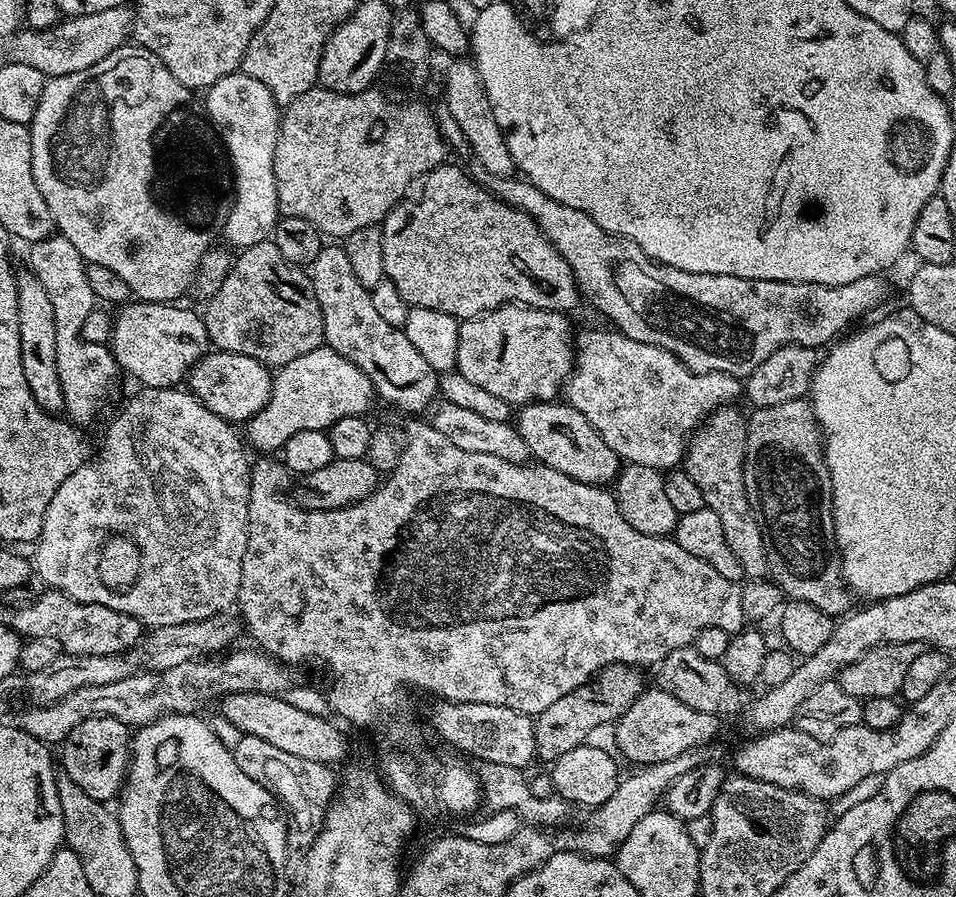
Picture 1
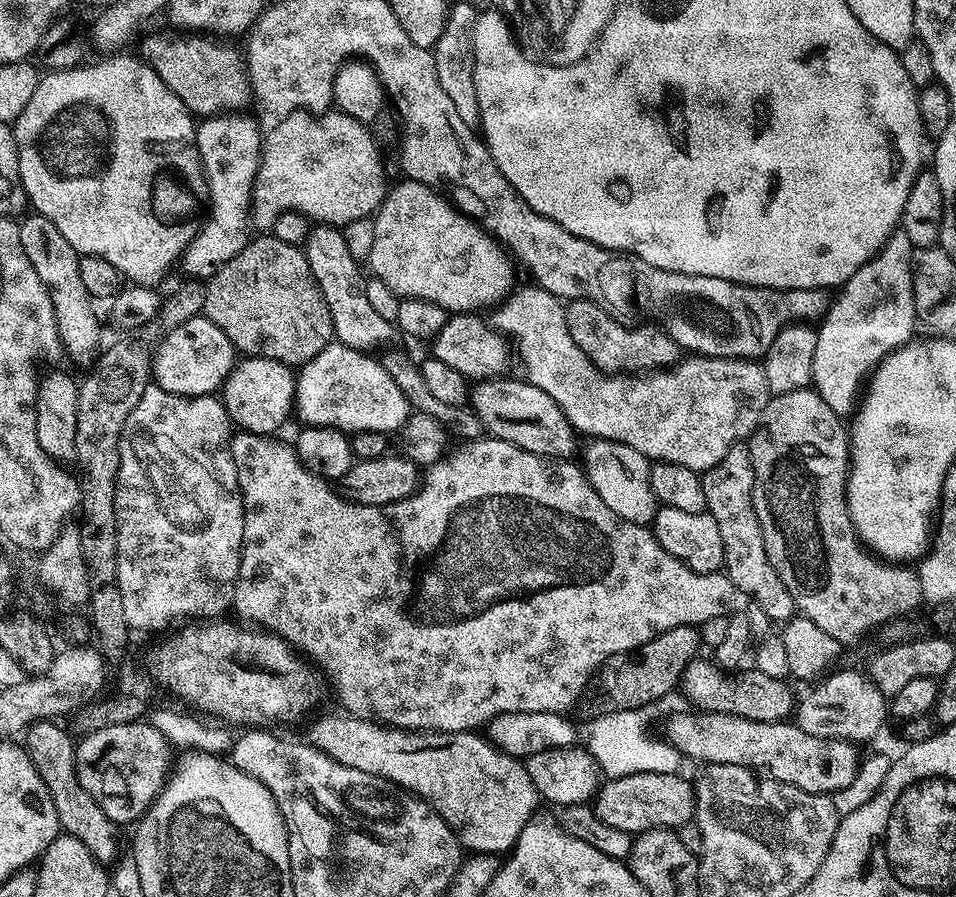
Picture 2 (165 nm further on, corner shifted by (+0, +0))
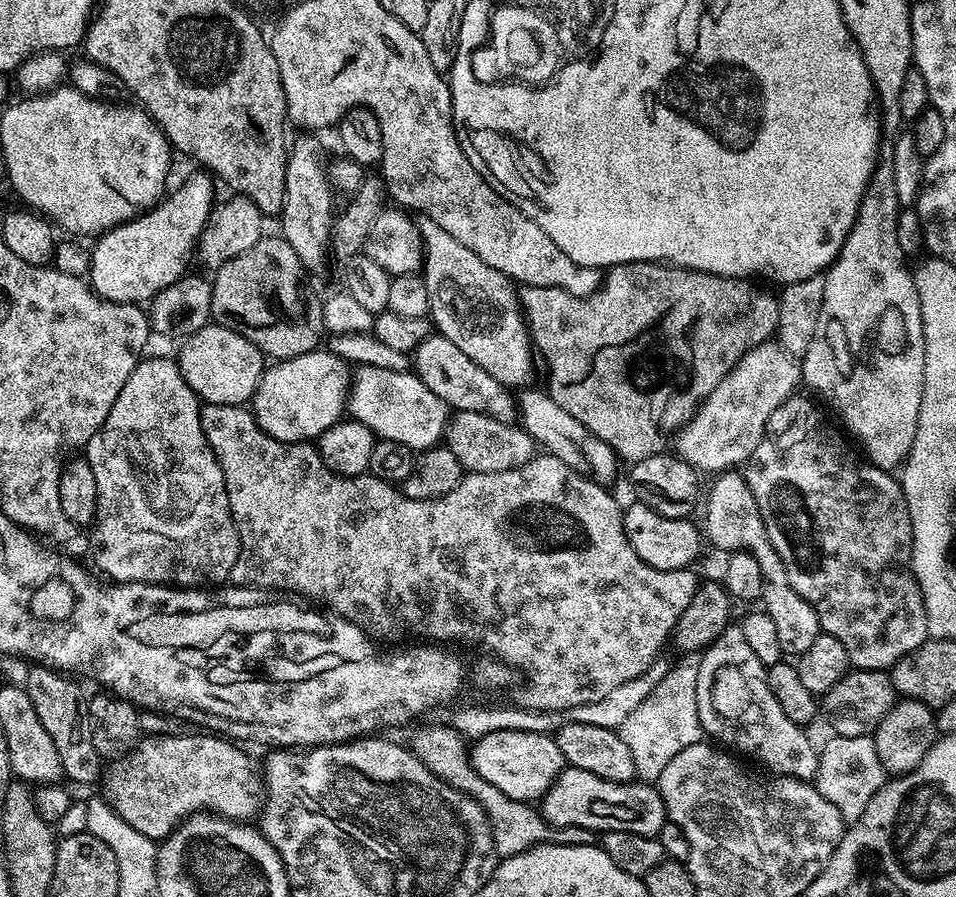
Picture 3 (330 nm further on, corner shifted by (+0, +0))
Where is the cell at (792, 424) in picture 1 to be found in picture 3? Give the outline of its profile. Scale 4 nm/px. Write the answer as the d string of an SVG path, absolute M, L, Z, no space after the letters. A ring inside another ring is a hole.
M800 395L789 396L786 402L782 402L782 406L778 406L778 410L774 410L774 414L770 414L754 454L743 465L742 475L750 486L750 494L754 494L754 502L758 502L758 514L762 514L766 534L774 550L778 550L778 558L782 558L782 566L786 566L790 586L794 586L794 590L798 590L798 594L802 594L802 598L806 598L806 602L814 606L814 614L818 614L821 633L838 638L838 642L846 646L848 662L853 669L866 672L890 670L906 654L918 650L918 646L922 646L925 640L929 639L928 619L922 590L912 573L912 523L910 522L910 510L906 506L904 489L901 488L899 479L891 471L869 464L851 443L848 445L824 421L823 414L806 397Z

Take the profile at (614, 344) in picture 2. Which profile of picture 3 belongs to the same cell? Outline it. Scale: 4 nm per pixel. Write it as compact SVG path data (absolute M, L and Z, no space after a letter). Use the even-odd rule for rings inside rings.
M635 260L612 265L607 269L599 290L589 296L575 296L557 288L524 286L519 289L518 299L535 351L548 367L548 385L546 385L548 395L554 398L554 402L558 402L558 406L562 406L562 410L566 410L566 414L578 418L578 422L582 422L582 426L586 426L590 434L602 438L602 442L609 444L621 461L635 462L665 451L664 439L668 435L671 437L677 429L691 420L696 409L710 394L710 390L714 390L714 386L722 382L724 375L754 346L771 341L775 337L780 309L779 299L768 292L759 292L752 284L755 283L751 279L739 276L719 276L713 272L699 272L693 268L681 268L675 264L655 260Z

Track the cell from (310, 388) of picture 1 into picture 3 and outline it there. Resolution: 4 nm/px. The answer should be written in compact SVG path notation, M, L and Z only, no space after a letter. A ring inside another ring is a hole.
M360 366L355 372L356 377L351 377L346 395L346 408L351 419L365 424L373 436L402 442L402 446L413 450L435 448L441 443L450 409L434 390L422 383L419 376L411 371L391 372L374 366Z

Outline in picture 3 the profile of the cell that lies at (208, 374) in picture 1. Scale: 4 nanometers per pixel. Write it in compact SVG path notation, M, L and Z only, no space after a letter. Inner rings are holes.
M331 351L298 354L289 360L269 363L250 401L256 424L266 434L287 444L315 441L346 412L348 370L345 361Z

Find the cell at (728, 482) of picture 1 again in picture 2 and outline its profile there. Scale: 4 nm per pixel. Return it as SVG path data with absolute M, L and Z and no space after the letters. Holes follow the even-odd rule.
M747 447L731 448L717 464L703 473L702 490L706 490L706 510L714 522L718 522L718 530L722 534L723 571L736 587L737 593L746 592L752 596L751 601L768 615L769 621L791 620L797 615L796 603L790 590L786 590L782 583L782 578L778 578L778 570L770 566L766 542L762 542L762 526L758 522L758 514L754 514L754 466Z

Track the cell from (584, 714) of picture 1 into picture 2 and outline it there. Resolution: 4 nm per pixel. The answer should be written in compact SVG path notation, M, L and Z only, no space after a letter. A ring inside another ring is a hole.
M691 624L674 626L674 630L666 630L658 634L650 642L632 649L630 652L614 654L605 662L602 669L604 688L613 700L613 705L623 708L639 708L649 706L654 700L666 695L672 687L679 685L684 679L686 666L697 659L696 652L702 648L699 627Z

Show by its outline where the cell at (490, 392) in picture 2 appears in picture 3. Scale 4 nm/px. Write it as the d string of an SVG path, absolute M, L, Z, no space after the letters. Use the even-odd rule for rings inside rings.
M439 334L427 336L414 353L414 372L424 385L434 390L434 394L438 394L438 398L443 404L447 404L449 409L486 414L498 422L507 424L512 424L517 419L517 397L493 376L486 374L482 366L466 358L466 354L462 354L462 350L458 350L458 346L450 342L450 338Z

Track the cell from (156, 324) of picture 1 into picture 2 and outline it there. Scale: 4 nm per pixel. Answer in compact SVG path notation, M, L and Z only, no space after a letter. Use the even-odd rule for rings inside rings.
M199 314L159 341L151 371L154 383L176 396L210 396L223 389L224 381L232 373L237 360L238 353L232 347L230 338L226 338L226 334L222 334L222 330L218 330L218 326L214 326L207 316Z

